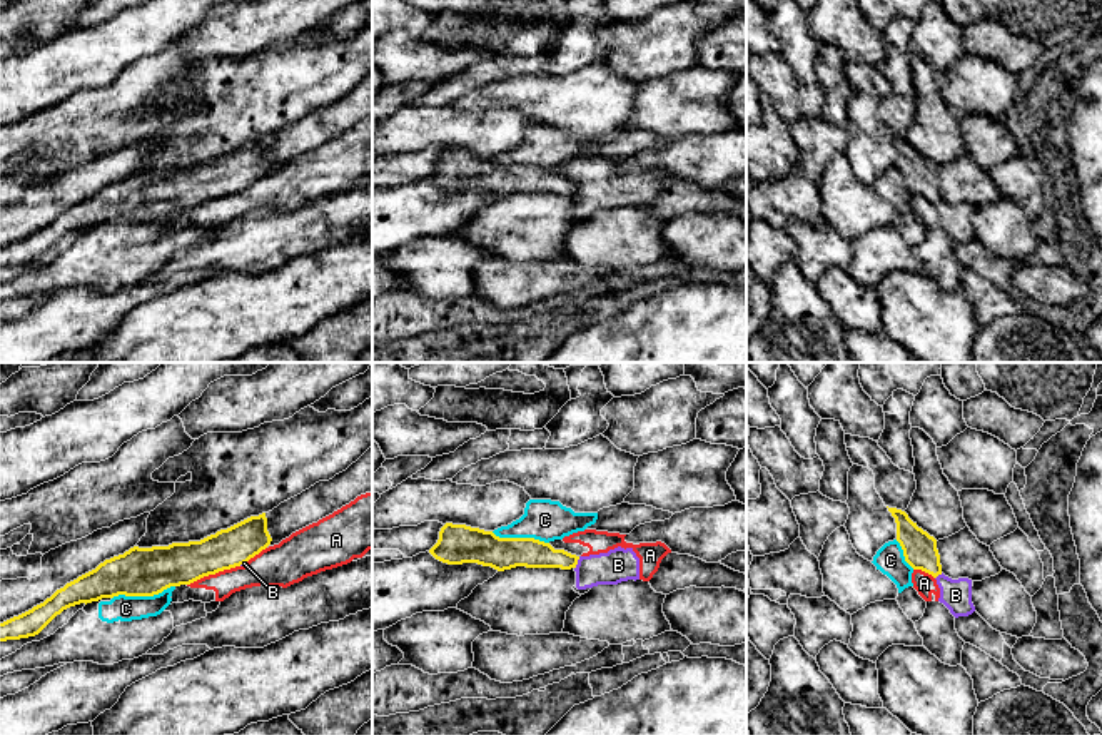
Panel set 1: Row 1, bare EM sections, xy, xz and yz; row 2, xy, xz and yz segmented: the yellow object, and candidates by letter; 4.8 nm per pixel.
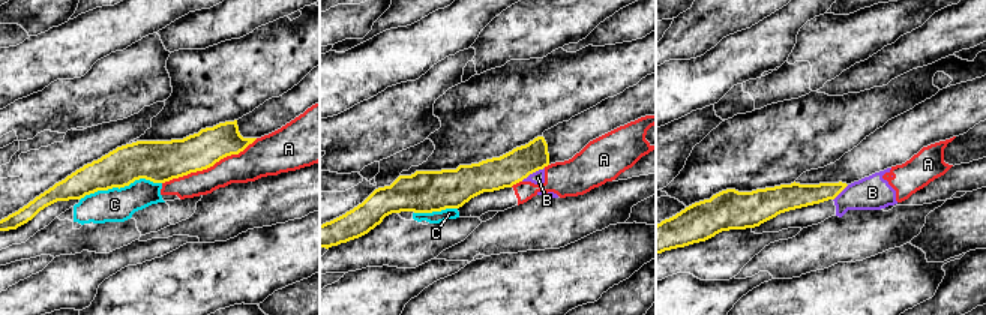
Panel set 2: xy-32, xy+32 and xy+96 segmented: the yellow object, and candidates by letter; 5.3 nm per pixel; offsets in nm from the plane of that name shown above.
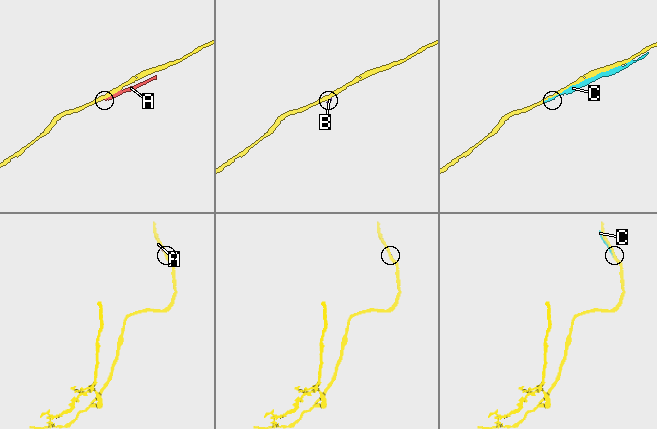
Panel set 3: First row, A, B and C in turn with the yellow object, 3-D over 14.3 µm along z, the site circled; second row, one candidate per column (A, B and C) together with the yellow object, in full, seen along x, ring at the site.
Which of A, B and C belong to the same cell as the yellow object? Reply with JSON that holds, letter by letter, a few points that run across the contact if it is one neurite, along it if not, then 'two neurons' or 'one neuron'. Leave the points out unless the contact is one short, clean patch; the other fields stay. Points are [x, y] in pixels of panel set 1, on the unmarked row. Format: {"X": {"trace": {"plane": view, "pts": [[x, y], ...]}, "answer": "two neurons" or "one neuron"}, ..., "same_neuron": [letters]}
{"A": {"answer": "two neurons"}, "B": {"trace": {"plane": "xz", "pts": [[580, 182], [575, 194]]}, "answer": "two neurons"}, "C": {"answer": "two neurons"}, "same_neuron": []}

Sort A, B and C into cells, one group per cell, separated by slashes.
A B / C

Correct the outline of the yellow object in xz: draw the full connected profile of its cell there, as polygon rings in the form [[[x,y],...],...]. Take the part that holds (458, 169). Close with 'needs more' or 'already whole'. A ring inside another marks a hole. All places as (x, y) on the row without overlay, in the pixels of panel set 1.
[[[446,149],[429,179],[447,190],[478,189],[498,197],[526,194],[576,194],[579,182],[534,164],[499,164],[493,157]]]; already whole

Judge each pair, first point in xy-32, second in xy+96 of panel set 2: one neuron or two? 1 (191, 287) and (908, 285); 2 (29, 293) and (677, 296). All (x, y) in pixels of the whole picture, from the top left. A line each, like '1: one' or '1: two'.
1: one
2: one

